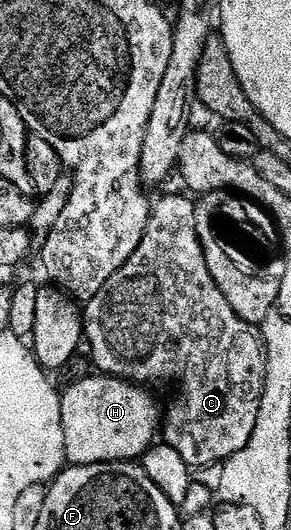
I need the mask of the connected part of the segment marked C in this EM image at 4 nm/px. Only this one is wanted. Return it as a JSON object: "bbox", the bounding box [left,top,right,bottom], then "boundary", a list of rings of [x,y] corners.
{"bbox":[83,194,267,468],"boundary":[[[169,194],[161,203],[156,203],[149,218],[149,227],[145,229],[143,240],[139,248],[123,264],[123,268],[107,283],[94,298],[88,299],[83,310],[83,334],[87,339],[87,346],[93,349],[93,362],[98,366],[100,373],[114,378],[123,378],[134,384],[150,384],[149,382],[178,382],[181,385],[181,398],[177,398],[169,406],[169,423],[164,423],[163,438],[170,446],[174,446],[183,456],[183,460],[190,468],[209,466],[212,462],[224,463],[235,452],[239,452],[249,443],[255,432],[255,424],[259,420],[259,408],[265,391],[265,373],[267,372],[267,356],[265,355],[265,339],[261,331],[250,322],[245,322],[227,304],[227,296],[215,284],[215,280],[207,266],[205,252],[201,247],[201,236],[197,231],[198,203],[192,197],[184,198],[181,194]]]}

